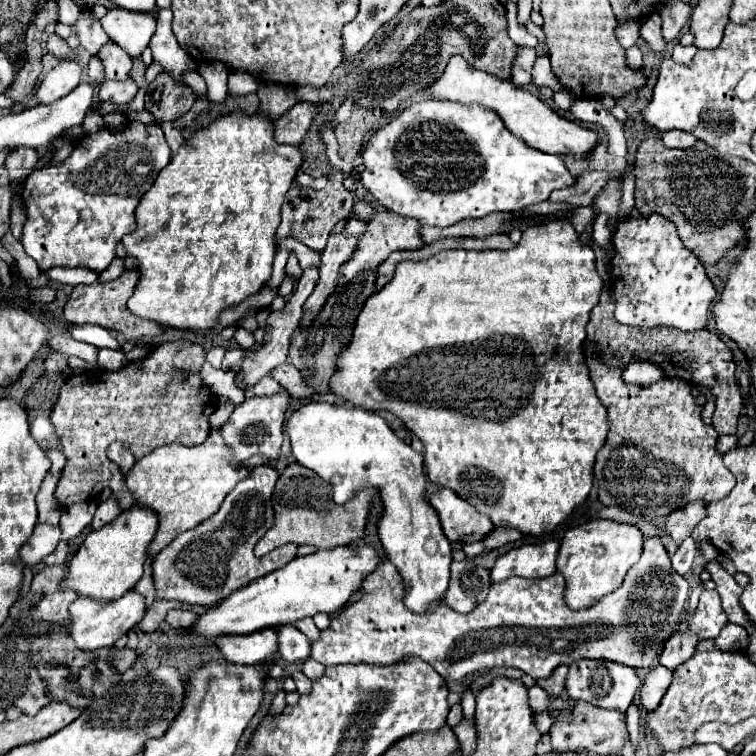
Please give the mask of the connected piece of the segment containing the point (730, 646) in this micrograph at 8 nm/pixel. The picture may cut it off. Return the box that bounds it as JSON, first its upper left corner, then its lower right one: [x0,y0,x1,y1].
[716,623,748,651]

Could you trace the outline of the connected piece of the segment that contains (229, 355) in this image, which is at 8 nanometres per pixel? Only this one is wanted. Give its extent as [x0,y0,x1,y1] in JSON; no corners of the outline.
[221,349,244,371]

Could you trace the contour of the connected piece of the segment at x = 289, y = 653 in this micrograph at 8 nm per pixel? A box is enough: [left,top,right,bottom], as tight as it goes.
[274,623,310,663]

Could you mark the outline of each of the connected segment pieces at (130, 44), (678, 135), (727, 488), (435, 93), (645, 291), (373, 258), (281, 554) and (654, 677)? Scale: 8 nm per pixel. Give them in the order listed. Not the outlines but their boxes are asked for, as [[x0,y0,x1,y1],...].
[[98,7,156,57],[662,131,698,149],[584,345,736,519],[426,55,600,159],[614,215,716,331],[338,209,424,287],[152,465,296,605],[638,665,672,713]]

